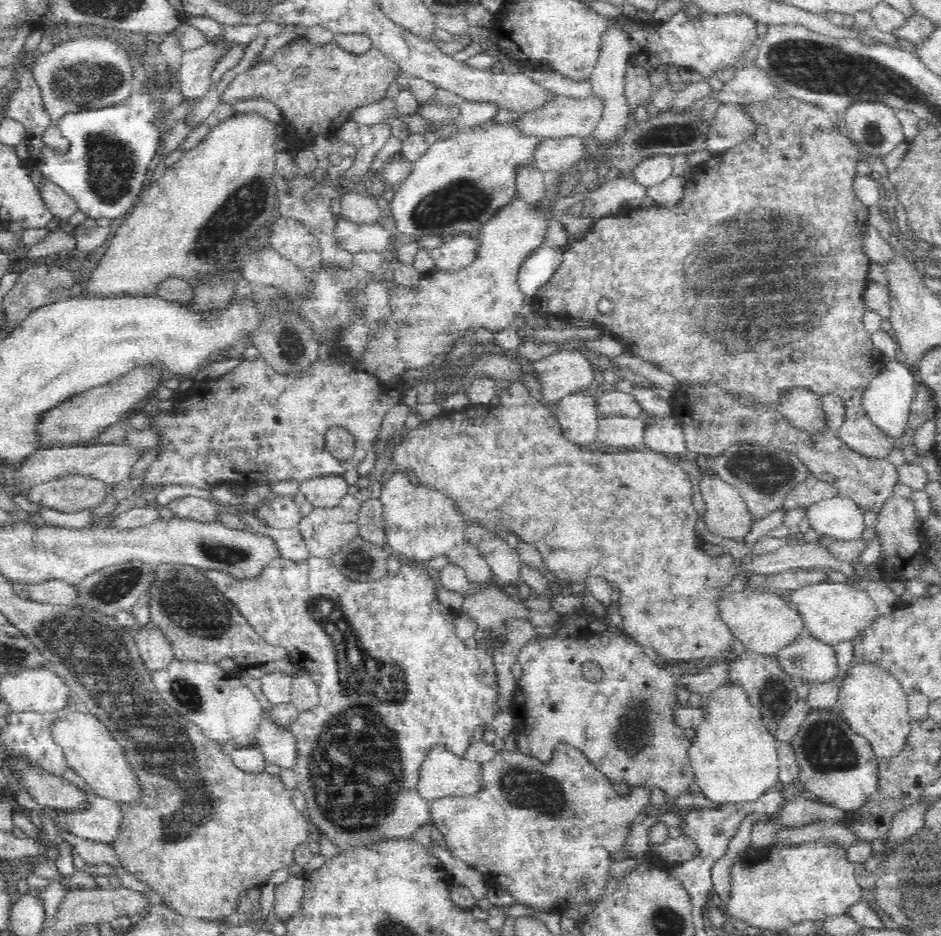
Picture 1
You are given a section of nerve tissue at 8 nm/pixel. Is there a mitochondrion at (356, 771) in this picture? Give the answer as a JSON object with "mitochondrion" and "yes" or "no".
{"mitochondrion":"yes"}

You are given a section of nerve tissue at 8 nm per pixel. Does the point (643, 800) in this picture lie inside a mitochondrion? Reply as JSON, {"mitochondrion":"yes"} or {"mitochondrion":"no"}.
{"mitochondrion":"no"}

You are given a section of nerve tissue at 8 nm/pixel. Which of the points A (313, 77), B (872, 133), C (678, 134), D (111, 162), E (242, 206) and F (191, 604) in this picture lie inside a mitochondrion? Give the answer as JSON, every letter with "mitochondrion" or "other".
{"A":"other","B":"mitochondrion","C":"mitochondrion","D":"mitochondrion","E":"mitochondrion","F":"mitochondrion"}

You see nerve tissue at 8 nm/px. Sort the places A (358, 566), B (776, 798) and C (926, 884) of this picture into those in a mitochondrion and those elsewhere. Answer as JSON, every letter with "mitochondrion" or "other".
{"A":"mitochondrion","B":"other","C":"mitochondrion"}

